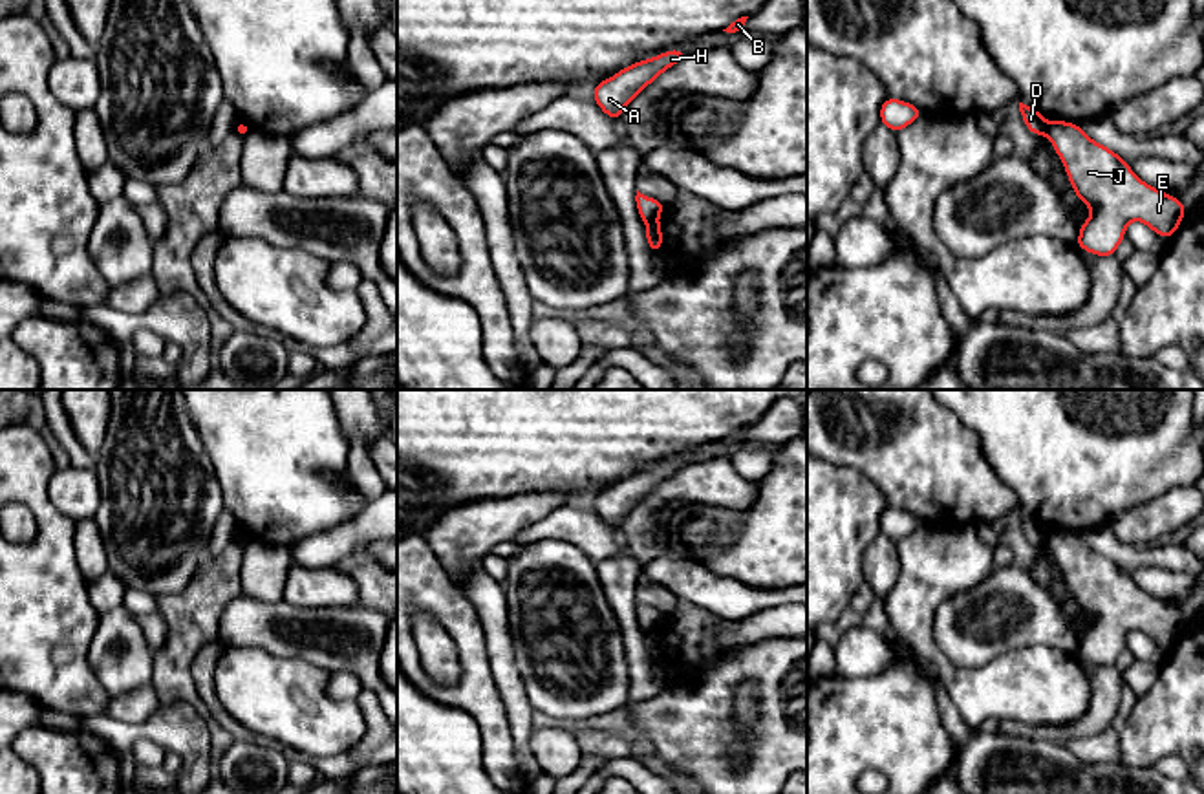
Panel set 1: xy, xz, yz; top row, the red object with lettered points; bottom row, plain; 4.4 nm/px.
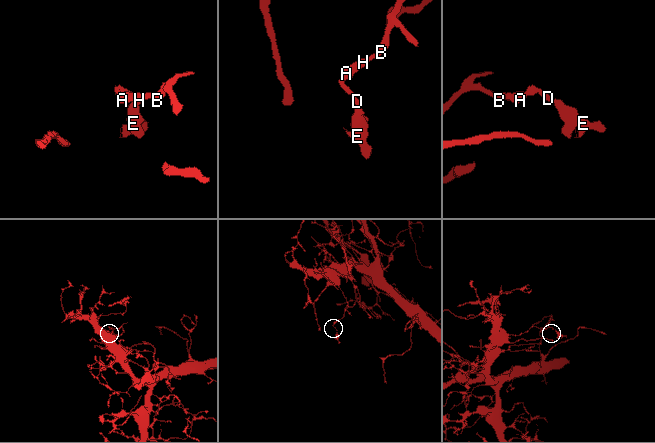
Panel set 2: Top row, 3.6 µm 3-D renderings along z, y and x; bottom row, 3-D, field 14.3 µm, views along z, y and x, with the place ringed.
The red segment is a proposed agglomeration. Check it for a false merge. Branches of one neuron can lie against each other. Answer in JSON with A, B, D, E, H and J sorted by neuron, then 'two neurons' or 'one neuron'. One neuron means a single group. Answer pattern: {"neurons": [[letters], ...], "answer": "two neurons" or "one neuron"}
{"neurons": [["A", "B", "D", "H"], ["E", "J"]], "answer": "two neurons"}

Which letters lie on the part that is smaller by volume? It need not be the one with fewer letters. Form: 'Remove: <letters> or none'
Remove: E, J

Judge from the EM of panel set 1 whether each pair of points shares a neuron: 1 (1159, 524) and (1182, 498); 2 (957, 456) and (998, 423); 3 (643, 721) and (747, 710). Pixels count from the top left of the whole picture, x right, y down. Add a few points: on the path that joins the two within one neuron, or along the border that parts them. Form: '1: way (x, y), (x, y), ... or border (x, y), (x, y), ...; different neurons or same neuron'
1: way (1162, 518), (1177, 504); same neuron
2: border (950, 408), (978, 436), (983, 458), (999, 476); different neurons
3: border (751, 681), (756, 692), (756, 725), (743, 738); different neurons

